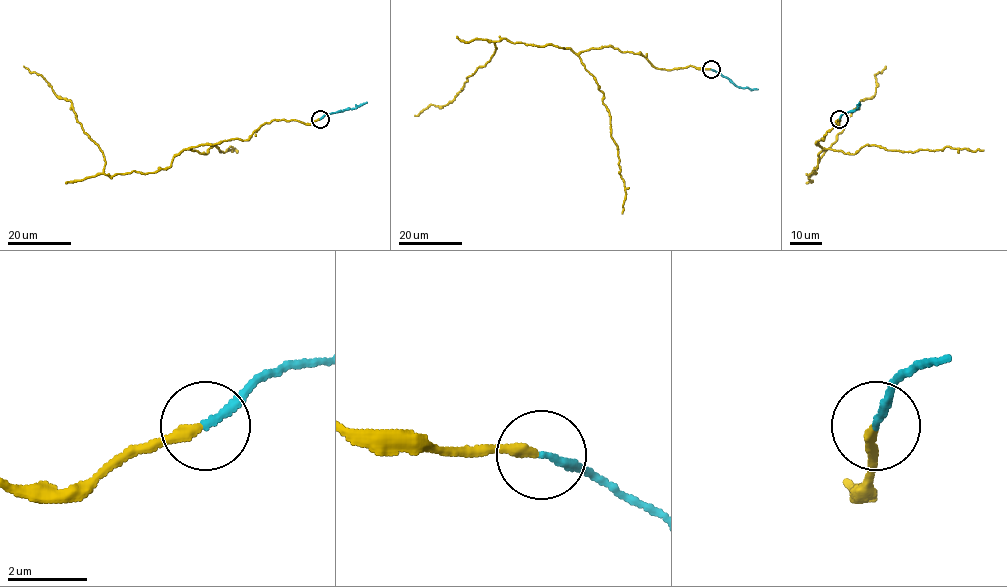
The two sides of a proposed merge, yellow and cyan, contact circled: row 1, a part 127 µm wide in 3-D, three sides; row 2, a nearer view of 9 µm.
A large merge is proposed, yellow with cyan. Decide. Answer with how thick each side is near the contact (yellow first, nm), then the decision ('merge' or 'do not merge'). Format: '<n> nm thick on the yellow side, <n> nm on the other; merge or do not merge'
280 nm thick on the yellow side, 200 nm on the other; do not merge

